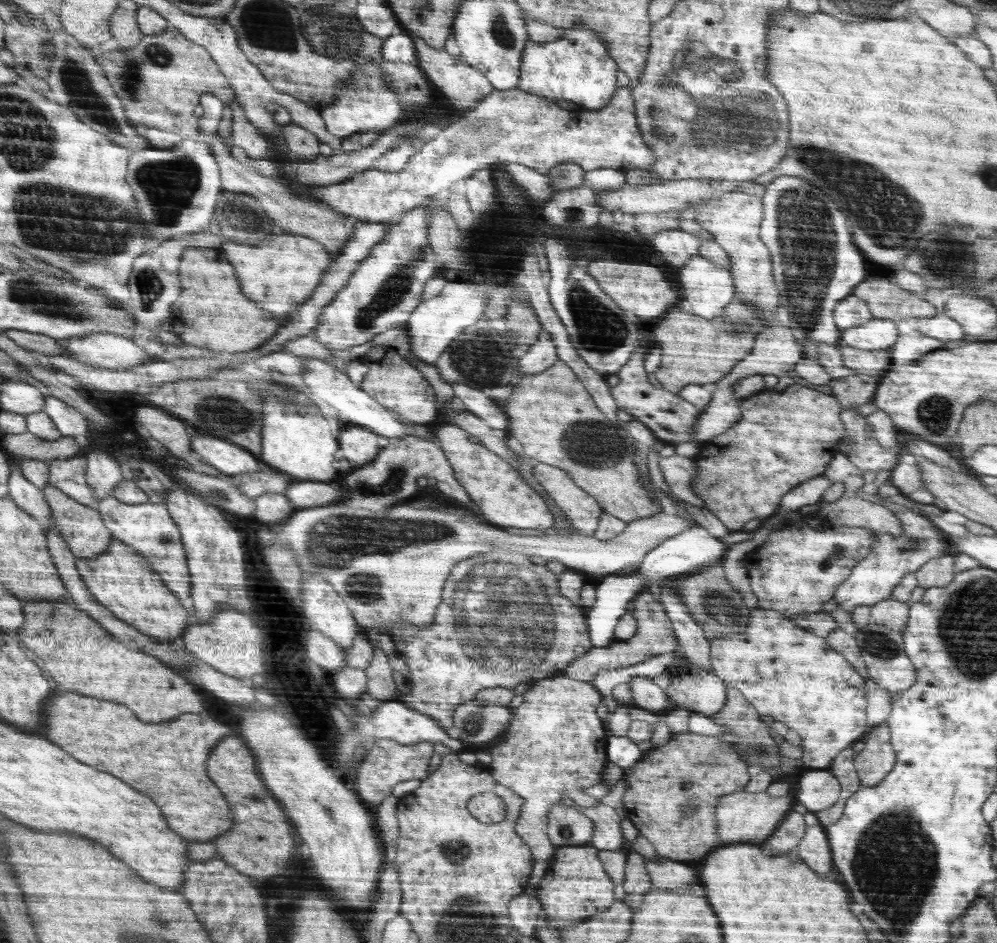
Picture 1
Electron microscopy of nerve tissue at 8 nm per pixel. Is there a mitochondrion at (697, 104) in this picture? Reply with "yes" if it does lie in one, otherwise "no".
yes

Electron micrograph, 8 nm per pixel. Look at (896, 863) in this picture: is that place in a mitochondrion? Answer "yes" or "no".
yes

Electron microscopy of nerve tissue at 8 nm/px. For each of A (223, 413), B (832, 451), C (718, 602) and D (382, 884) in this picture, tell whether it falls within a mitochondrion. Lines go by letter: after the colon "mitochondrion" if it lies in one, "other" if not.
A: mitochondrion
B: other
C: mitochondrion
D: other

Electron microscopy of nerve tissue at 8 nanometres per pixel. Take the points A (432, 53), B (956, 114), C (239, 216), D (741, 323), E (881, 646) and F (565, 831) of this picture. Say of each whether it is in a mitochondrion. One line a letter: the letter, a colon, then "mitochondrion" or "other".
A: other
B: other
C: mitochondrion
D: mitochondrion
E: mitochondrion
F: mitochondrion

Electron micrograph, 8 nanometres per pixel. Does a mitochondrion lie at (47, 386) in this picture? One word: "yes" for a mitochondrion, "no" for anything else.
no

